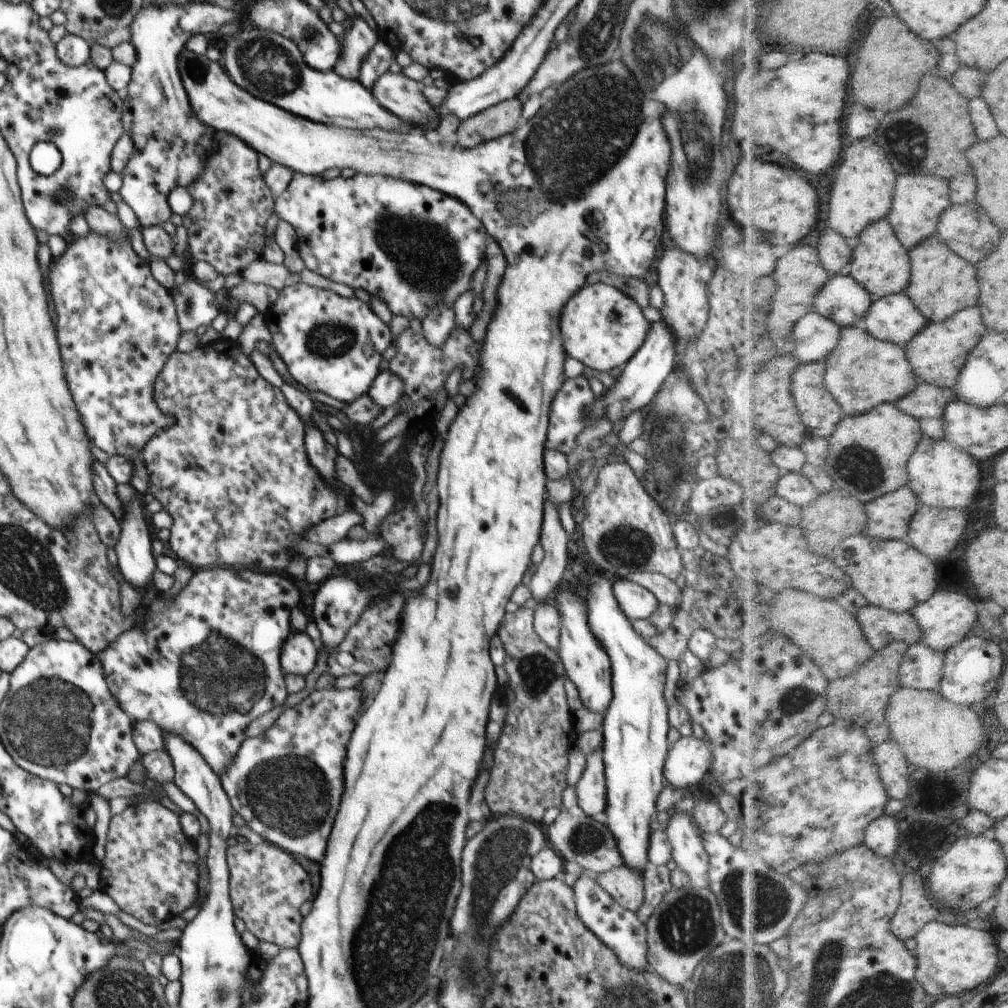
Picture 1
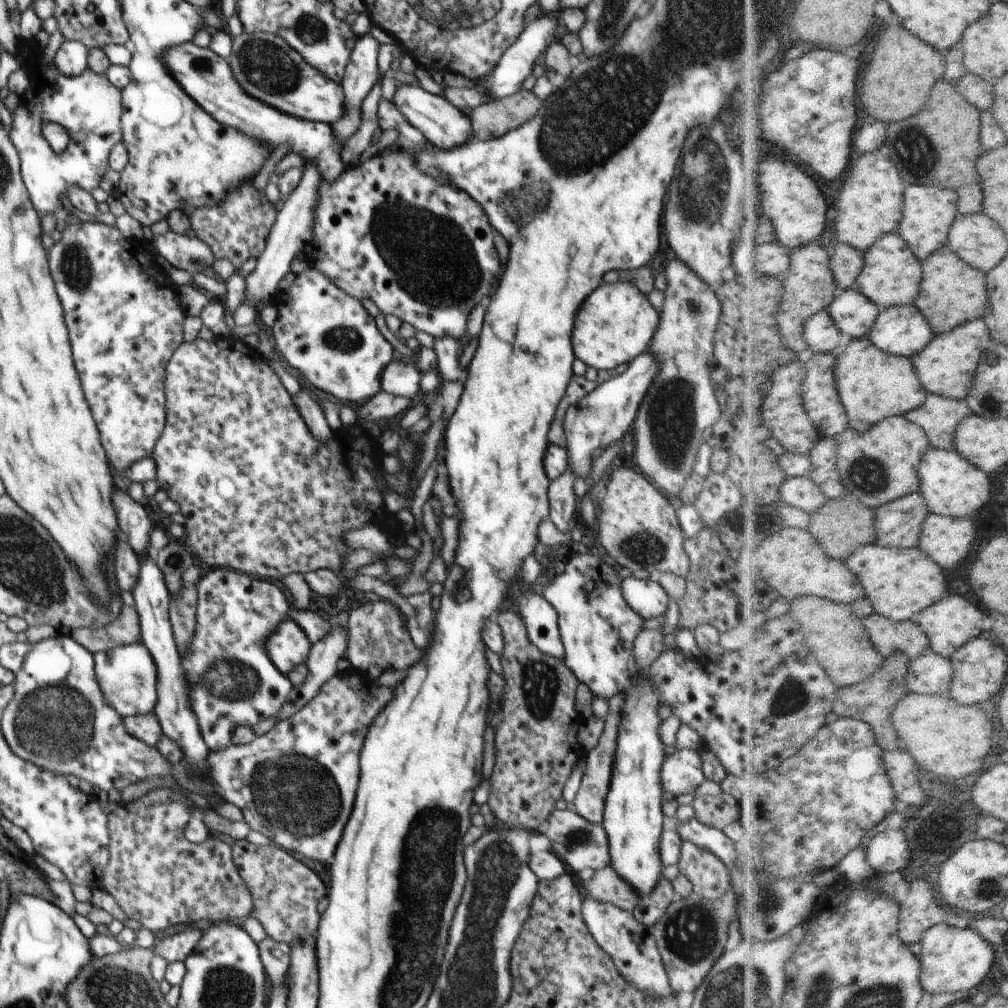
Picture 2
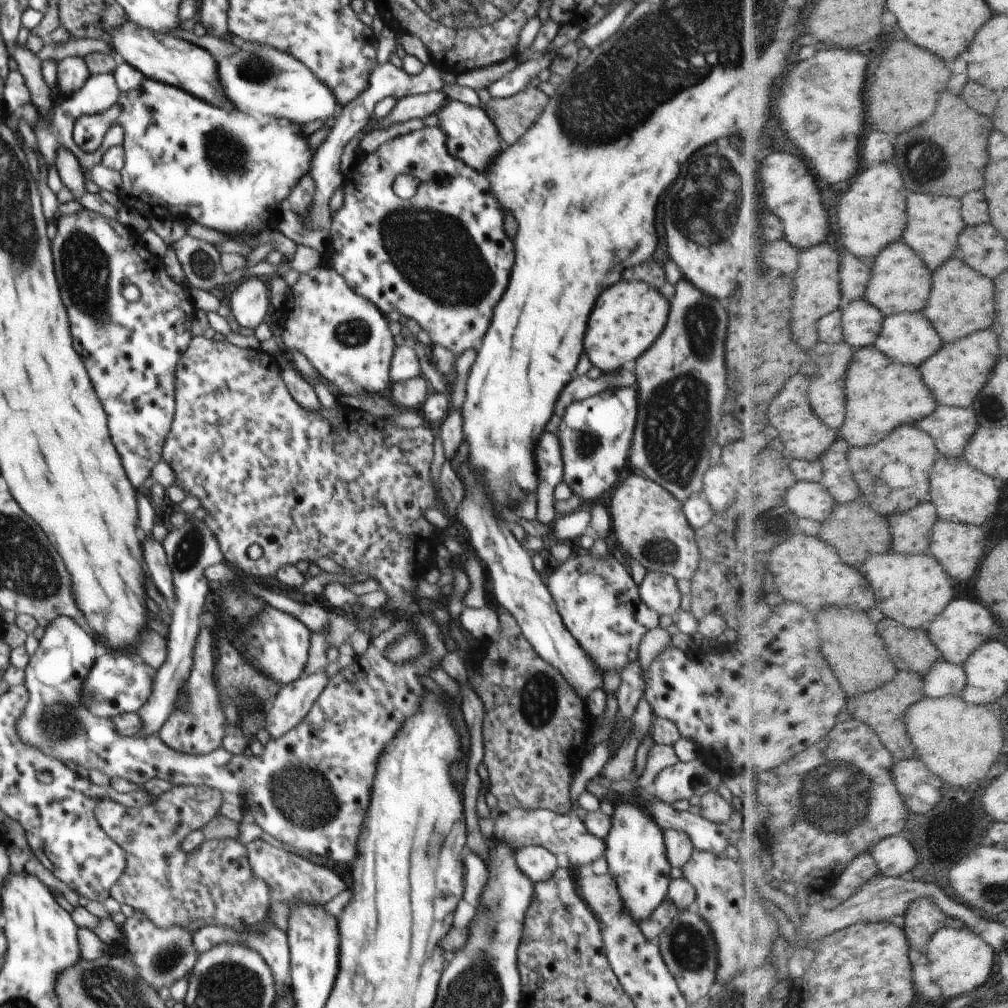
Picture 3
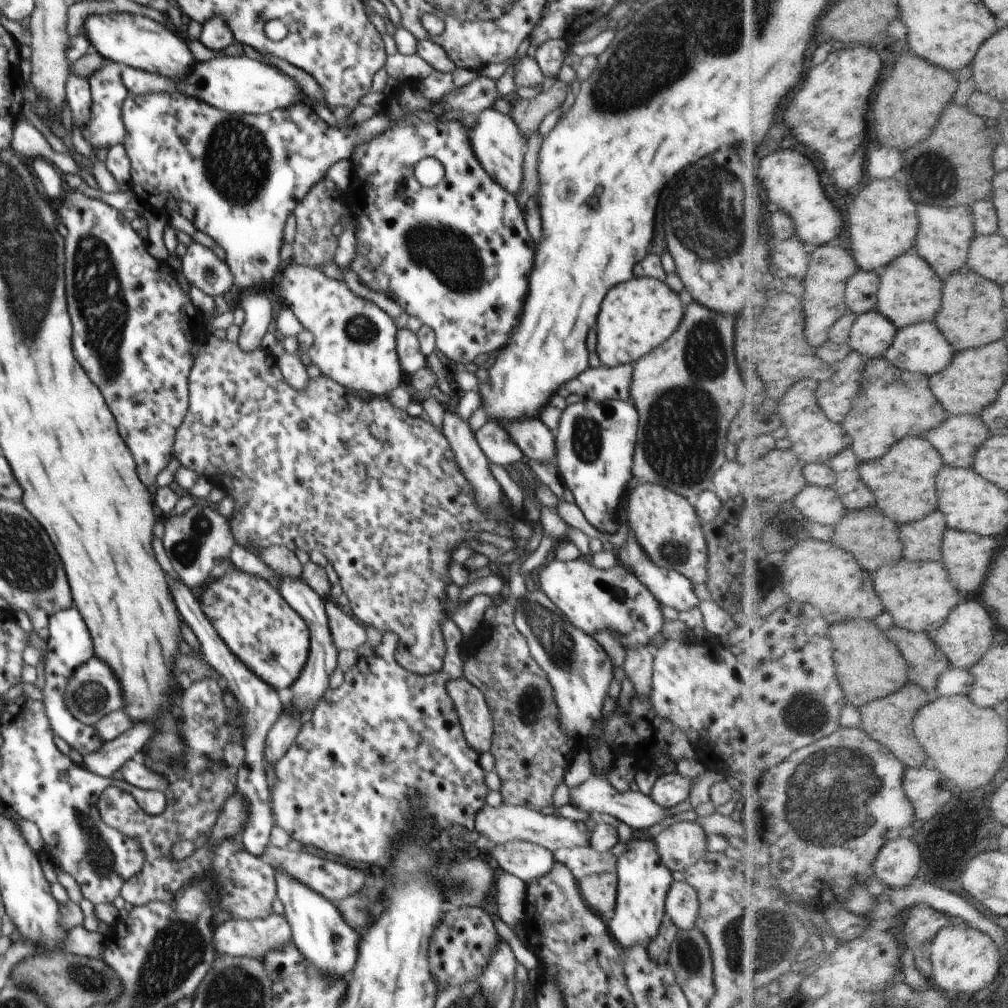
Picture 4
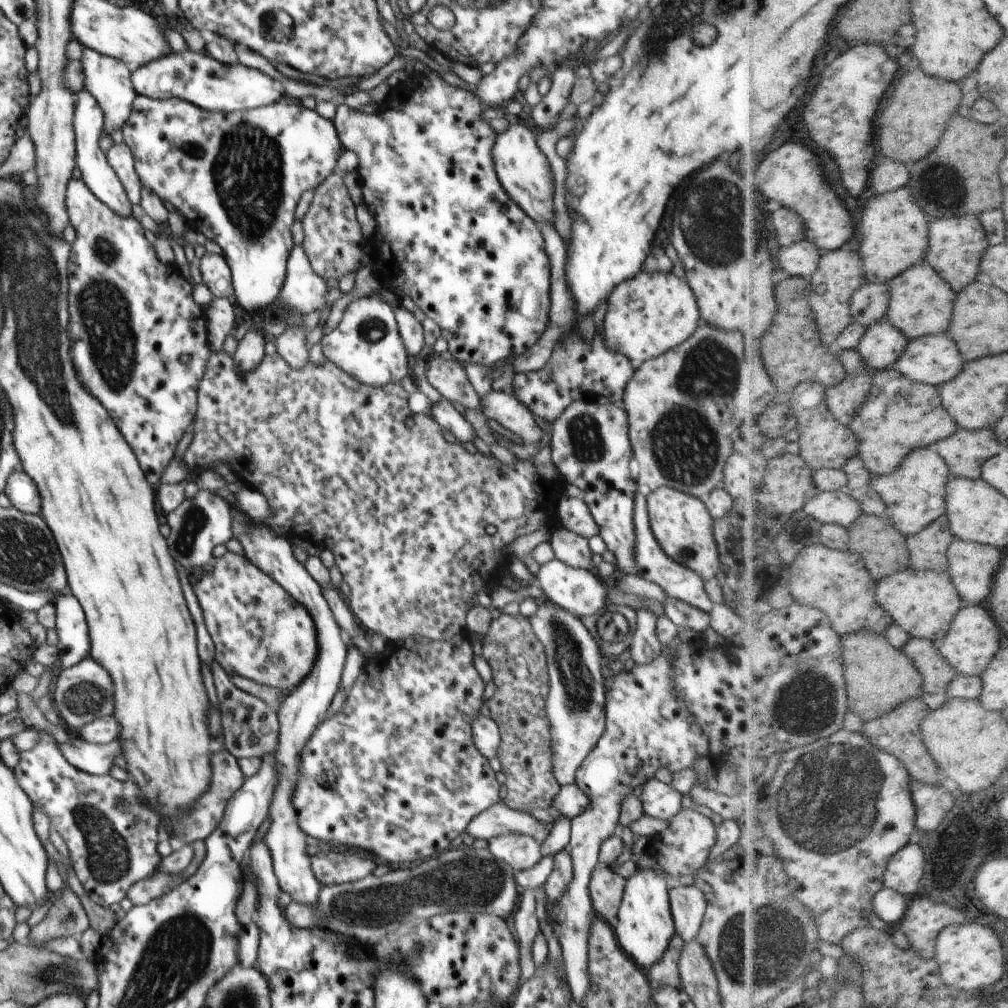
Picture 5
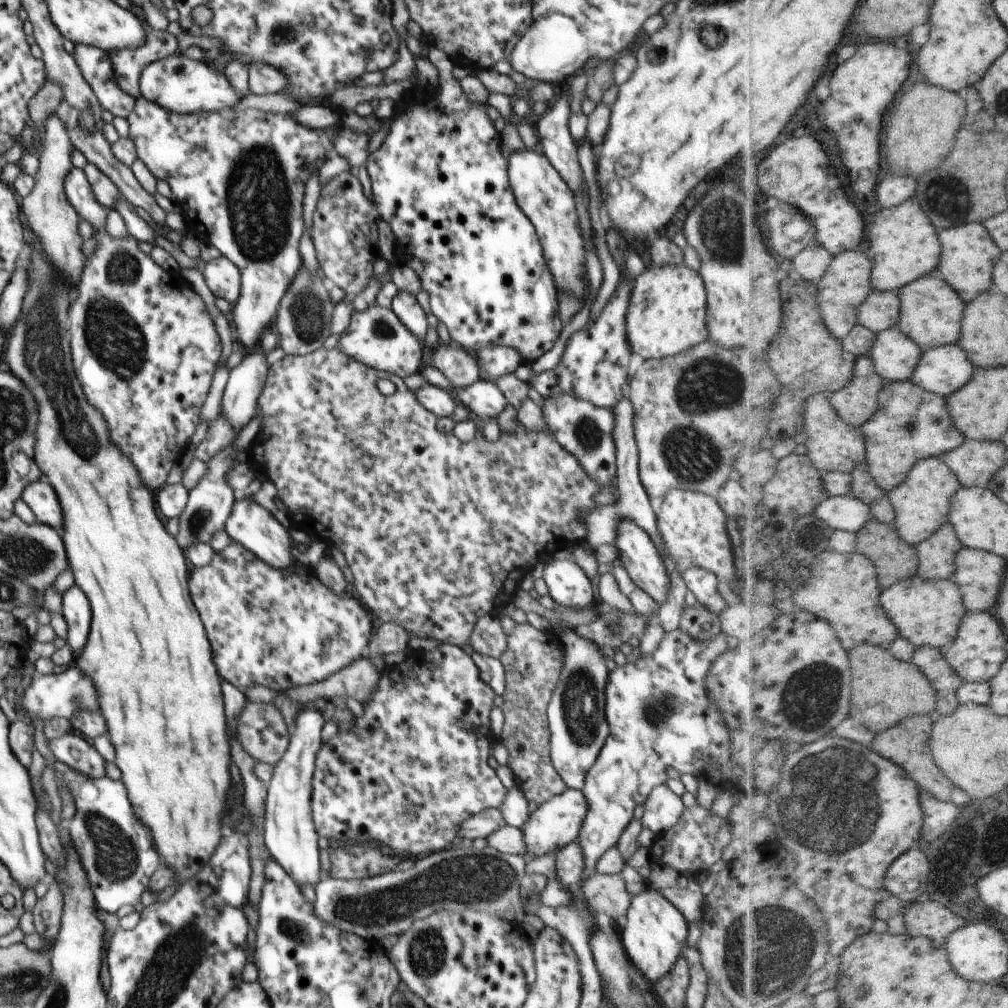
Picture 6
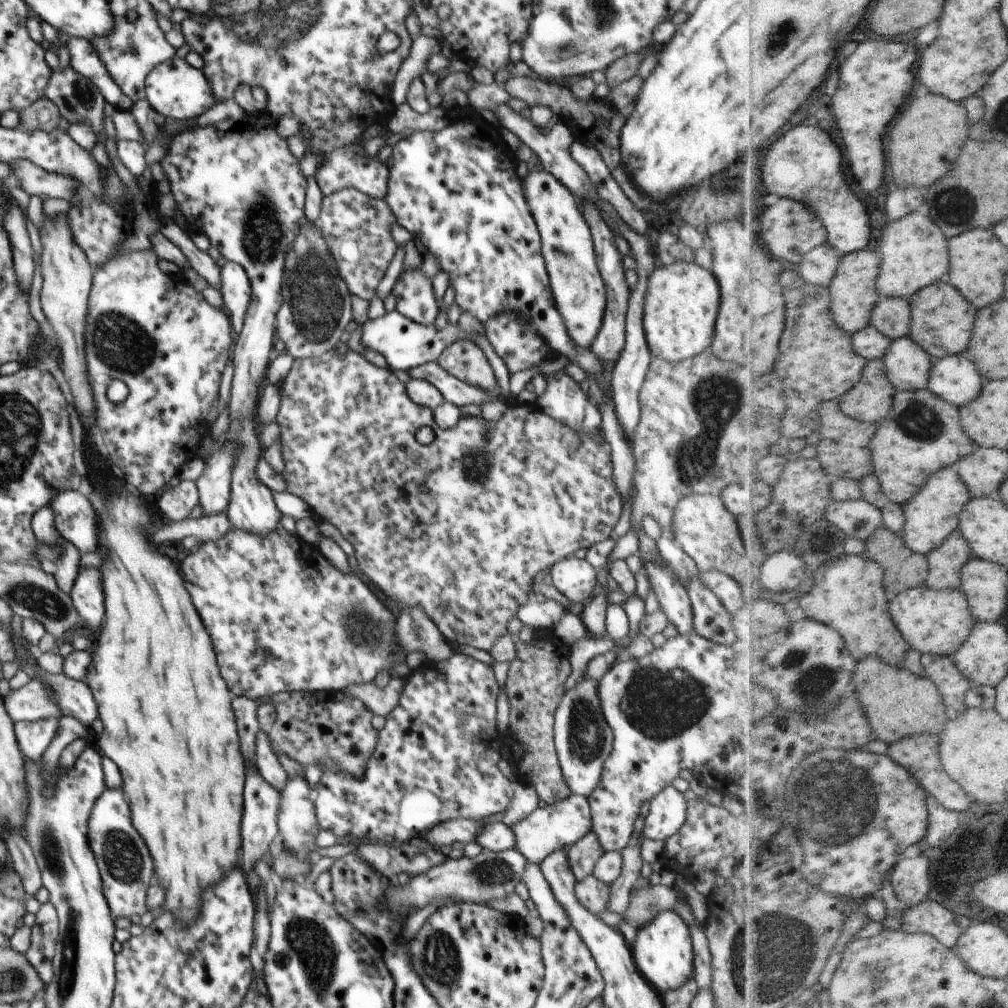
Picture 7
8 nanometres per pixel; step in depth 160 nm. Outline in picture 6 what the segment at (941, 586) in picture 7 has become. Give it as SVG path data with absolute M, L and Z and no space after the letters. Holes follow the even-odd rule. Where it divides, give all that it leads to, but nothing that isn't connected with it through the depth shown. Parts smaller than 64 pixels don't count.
M950 522L918 548L921 556L918 576L929 581L950 581L958 570L957 558L966 546L960 540L956 526Z

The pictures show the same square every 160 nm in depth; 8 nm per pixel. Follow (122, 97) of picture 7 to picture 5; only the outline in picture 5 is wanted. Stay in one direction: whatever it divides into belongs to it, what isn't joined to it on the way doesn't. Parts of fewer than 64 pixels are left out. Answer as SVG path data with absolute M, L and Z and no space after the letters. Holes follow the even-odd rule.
M88 47L83 48L79 61L85 74L85 90L96 99L96 102L99 102L105 118L103 130L111 135L113 130L122 128L132 112L132 103L137 92L132 84L131 72L125 62L100 54Z

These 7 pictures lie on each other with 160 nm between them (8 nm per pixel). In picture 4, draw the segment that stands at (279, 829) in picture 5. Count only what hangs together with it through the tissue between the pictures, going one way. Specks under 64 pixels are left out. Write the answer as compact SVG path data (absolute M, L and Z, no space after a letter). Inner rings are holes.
M277 575L277 578L279 582L279 587L277 589L280 591L280 594L308 625L310 644L306 664L304 665L300 676L297 678L297 681L289 688L290 696L286 700L287 704L284 705L284 708L288 706L292 711L296 710L303 715L308 715L313 711L313 708L317 705L317 702L320 702L320 699L324 696L325 691L330 689L329 682L331 681L331 676L335 672L336 668L338 668L338 652L340 650L333 641L323 597L317 592L314 592L314 590L312 590L312 588L310 588L310 586L308 586L308 584L302 580L302 578L292 578L291 576L284 575ZM284 869L274 870L276 894L284 905L293 944L300 949L304 959L314 963L325 975L333 979L347 978L357 963L361 934L342 918L336 904L303 882L290 877Z

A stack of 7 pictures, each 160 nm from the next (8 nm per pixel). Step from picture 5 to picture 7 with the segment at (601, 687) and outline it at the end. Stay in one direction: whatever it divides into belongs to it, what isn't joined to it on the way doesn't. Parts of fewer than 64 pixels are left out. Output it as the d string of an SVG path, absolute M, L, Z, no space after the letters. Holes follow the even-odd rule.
M584 676L573 689L566 689L554 716L553 737L564 780L572 795L588 798L598 786L604 760L613 749L613 732L604 720L597 683Z

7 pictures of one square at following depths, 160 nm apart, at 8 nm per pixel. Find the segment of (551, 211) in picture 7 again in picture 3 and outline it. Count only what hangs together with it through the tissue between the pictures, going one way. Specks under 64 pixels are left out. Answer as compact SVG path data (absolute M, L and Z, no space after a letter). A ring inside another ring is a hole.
M449 99L438 108L438 112L434 112L434 115L439 119L437 127L446 136L448 153L470 166L473 170L484 172L484 168L488 168L492 158L496 154L500 154L500 148L504 143L501 141L496 126L488 120L488 114L485 114L483 108L469 106Z

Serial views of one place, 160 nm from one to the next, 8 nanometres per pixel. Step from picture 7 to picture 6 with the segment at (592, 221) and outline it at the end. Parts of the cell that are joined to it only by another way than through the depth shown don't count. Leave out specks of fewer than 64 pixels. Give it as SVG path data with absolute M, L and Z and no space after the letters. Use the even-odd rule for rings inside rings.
M560 95L533 124L538 128L543 155L560 173L572 192L582 192L584 173L578 163L578 146L568 129L570 115L568 95Z

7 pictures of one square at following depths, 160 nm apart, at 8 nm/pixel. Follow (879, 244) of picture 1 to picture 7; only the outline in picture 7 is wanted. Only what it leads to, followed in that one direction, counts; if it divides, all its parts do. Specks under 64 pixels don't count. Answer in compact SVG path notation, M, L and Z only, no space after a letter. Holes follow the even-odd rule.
M942 280L927 289L922 289L910 301L913 308L913 329L910 335L935 360L962 353L968 354L980 310L962 294L957 286Z

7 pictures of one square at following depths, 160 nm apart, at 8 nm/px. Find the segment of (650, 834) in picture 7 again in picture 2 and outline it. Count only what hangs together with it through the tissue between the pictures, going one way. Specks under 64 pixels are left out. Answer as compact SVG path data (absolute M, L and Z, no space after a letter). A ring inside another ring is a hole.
M690 749L676 750L669 757L665 757L661 766L660 776L663 792L670 792L675 798L682 794L694 794L696 788L714 772L706 755Z

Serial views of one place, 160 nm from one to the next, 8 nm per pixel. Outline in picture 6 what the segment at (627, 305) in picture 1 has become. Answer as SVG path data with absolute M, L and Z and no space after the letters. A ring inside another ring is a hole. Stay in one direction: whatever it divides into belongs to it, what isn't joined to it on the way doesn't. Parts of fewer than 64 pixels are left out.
M683 263L656 267L646 265L633 282L625 333L629 346L644 360L673 357L709 339L707 329L707 292L703 278Z

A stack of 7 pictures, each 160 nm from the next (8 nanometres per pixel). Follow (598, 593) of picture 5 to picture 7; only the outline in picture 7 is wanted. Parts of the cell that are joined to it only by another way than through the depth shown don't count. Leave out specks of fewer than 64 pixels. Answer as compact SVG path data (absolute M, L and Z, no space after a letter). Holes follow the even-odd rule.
M574 555L554 563L549 573L552 584L579 609L590 601L592 590L600 578L598 570L588 560Z

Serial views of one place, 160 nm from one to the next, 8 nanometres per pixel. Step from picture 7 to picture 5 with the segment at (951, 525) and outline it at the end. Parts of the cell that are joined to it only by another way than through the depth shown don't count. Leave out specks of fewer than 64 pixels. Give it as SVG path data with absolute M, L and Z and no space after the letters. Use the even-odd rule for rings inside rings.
M934 447L915 450L908 460L891 475L877 476L875 487L889 506L891 521L900 533L911 537L920 534L949 511L947 486L952 482L947 458Z

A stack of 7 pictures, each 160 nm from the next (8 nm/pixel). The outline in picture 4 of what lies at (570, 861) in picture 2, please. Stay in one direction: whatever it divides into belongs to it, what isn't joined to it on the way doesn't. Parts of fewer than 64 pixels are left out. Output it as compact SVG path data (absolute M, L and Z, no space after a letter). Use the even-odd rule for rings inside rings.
M486 803L475 816L475 830L481 836L485 836L488 840L495 842L495 844L521 840L540 845L552 852L562 847L590 846L590 832L584 822L573 822L569 818L556 814L546 816L540 810L529 809L520 805L502 803L491 807Z

